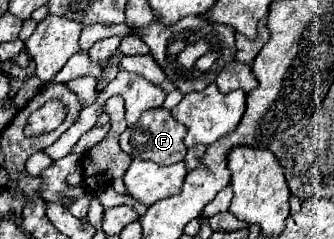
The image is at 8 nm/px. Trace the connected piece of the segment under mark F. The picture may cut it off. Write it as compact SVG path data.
M156 108L156 110L144 112L134 128L126 128L122 132L120 146L132 158L152 160L152 162L156 162L160 166L170 166L170 164L176 164L176 162L184 160L184 156L186 156L186 150L188 150L186 144L184 144L186 132L188 130L184 126L180 126L166 108Z

